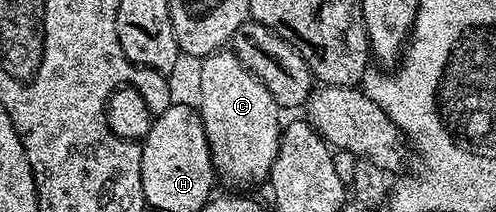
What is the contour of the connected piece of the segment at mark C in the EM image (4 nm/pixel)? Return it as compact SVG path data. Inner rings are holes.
M219 50L211 54L211 56L205 57L201 61L202 69L198 72L198 101L196 101L196 107L198 109L198 115L202 118L202 125L206 131L206 137L208 138L208 146L210 147L210 157L214 163L214 171L226 184L231 184L231 189L234 190L246 190L242 188L250 188L253 184L258 184L267 179L272 170L272 166L276 162L276 154L278 153L278 144L282 140L282 129L284 127L284 120L281 120L278 115L280 115L280 109L278 103L272 98L272 94L268 94L268 90L263 86L260 81L257 80L254 75L252 75L246 67L240 62L240 58L234 53L233 50Z

